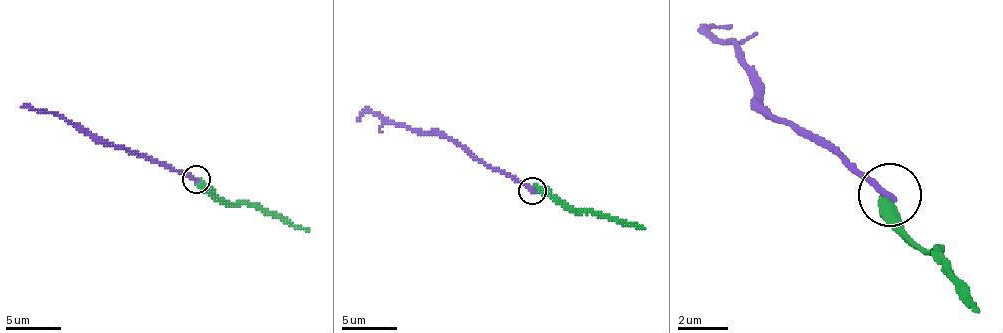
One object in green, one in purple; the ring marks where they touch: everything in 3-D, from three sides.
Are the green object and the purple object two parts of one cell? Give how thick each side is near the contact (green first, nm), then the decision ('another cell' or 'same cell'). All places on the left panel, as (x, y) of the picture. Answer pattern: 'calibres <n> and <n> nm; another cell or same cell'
calibres 480 and 260 nm; another cell

